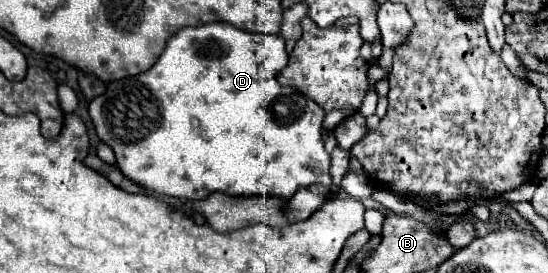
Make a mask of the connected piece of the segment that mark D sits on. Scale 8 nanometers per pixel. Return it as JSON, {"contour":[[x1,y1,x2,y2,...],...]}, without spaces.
{"contour":[[208,23,200,27,182,27,166,45,160,59,146,71,136,77,126,77,120,81,112,81,106,87,106,93,96,97,90,103,90,117,94,121,98,137,108,143,116,153,116,165,122,169,126,177,140,183,146,189,158,191,160,195,198,201,206,199,214,191,230,193,230,195,274,195,274,197,292,197,298,189,322,183,332,185,330,179,330,155,324,151,322,143,322,119,324,111,312,99,304,97,292,87,282,87,276,81,276,73,288,63,286,41,280,35,264,35,264,33,248,33,230,23]]}

